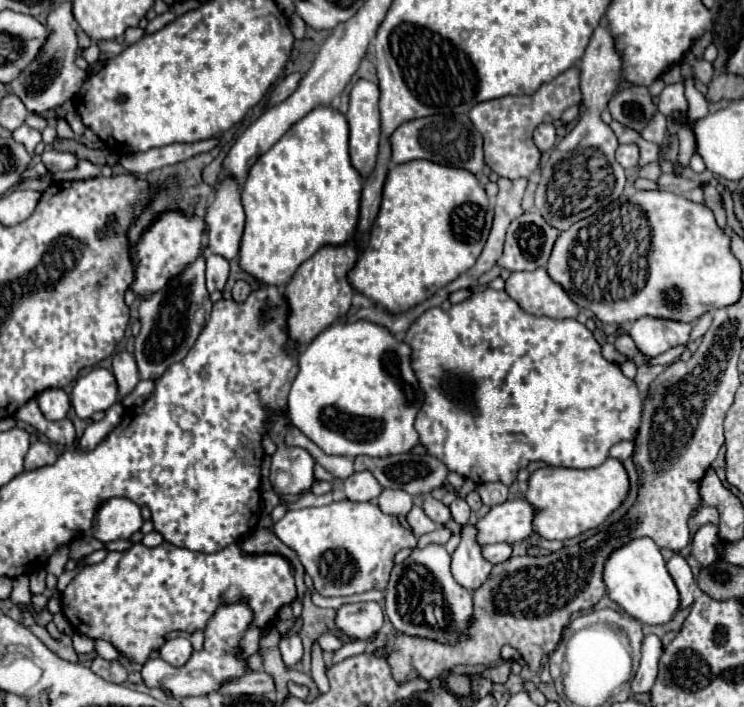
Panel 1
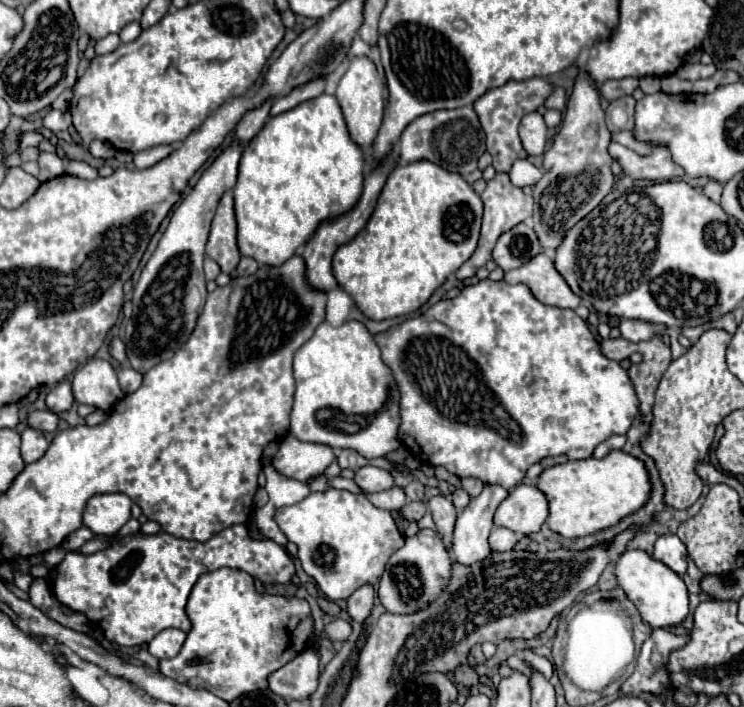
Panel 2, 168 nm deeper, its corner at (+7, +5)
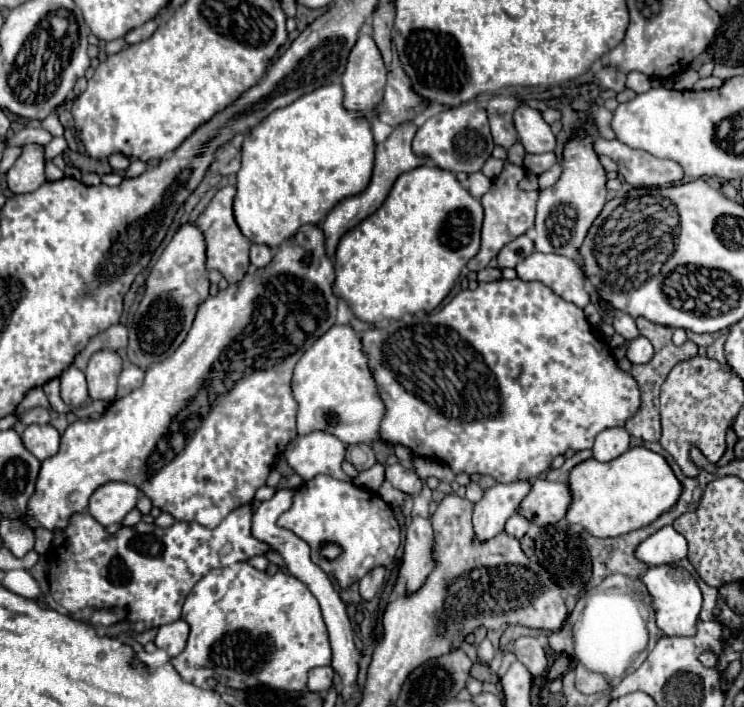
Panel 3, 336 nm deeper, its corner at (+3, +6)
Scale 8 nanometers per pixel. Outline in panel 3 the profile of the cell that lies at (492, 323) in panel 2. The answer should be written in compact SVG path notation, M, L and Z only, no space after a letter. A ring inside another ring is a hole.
M499 279L493 283L479 283L479 287L473 291L467 289L467 291L457 293L439 311L407 315L399 321L389 321L385 327L373 327L373 329L361 331L359 341L367 355L379 399L385 405L385 415L381 417L381 423L379 423L381 441L391 443L393 447L397 447L397 445L407 447L413 455L433 457L437 461L443 461L453 469L453 473L491 475L499 483L511 483L511 481L521 481L521 479L533 481L539 473L543 473L551 467L553 457L563 455L567 449L575 449L575 451L591 449L593 439L601 431L605 431L609 427L625 425L625 421L631 419L641 405L637 381L633 381L631 373L625 373L617 367L609 345L593 335L583 309L561 299L557 293L553 293L549 287L545 287L543 283L537 283L537 281L525 283L521 279L511 279L511 281Z

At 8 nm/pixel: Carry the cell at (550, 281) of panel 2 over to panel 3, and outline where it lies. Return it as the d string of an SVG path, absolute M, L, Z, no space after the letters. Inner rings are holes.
M533 251L525 261L519 263L517 275L523 281L539 281L561 295L565 301L575 303L577 307L585 307L589 303L589 295L585 287L585 275L573 259Z

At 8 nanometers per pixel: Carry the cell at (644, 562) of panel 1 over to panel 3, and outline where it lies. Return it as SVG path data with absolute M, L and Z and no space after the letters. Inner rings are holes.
M659 565L659 567L651 567L645 575L641 575L641 579L653 597L653 609L657 613L657 627L663 631L663 635L667 637L695 635L703 597L693 575L677 565Z

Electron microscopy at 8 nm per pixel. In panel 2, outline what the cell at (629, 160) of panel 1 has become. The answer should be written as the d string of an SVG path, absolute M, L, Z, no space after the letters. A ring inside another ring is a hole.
M611 142L609 154L623 166L625 174L637 180L673 180L681 178L685 170L675 170L675 164L667 158L667 152L653 152L651 156L639 156L619 142Z

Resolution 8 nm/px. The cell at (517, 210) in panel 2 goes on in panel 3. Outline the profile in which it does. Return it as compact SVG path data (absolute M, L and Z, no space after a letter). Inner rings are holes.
M505 163L503 171L499 177L493 179L491 191L487 191L481 199L483 209L485 209L485 219L483 219L483 237L481 237L481 249L479 253L467 263L471 271L485 269L493 257L503 249L503 245L511 243L515 237L527 233L527 229L533 227L535 223L535 203L539 197L539 191L521 191L519 181L525 177L525 167L523 165L513 165Z

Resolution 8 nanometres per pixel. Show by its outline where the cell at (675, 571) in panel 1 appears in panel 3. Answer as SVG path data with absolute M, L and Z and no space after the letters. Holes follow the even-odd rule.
M671 525L655 531L635 549L635 557L649 567L673 565L687 557L687 541Z

